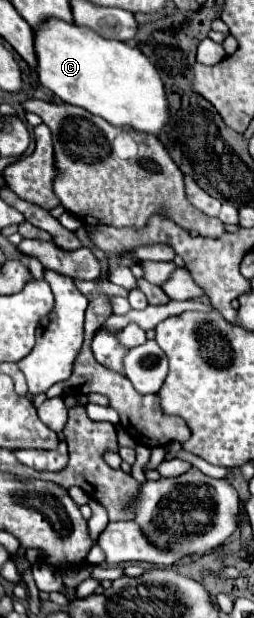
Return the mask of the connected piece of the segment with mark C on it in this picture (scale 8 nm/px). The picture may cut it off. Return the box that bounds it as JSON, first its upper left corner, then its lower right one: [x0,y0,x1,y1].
[34,19,170,137]

